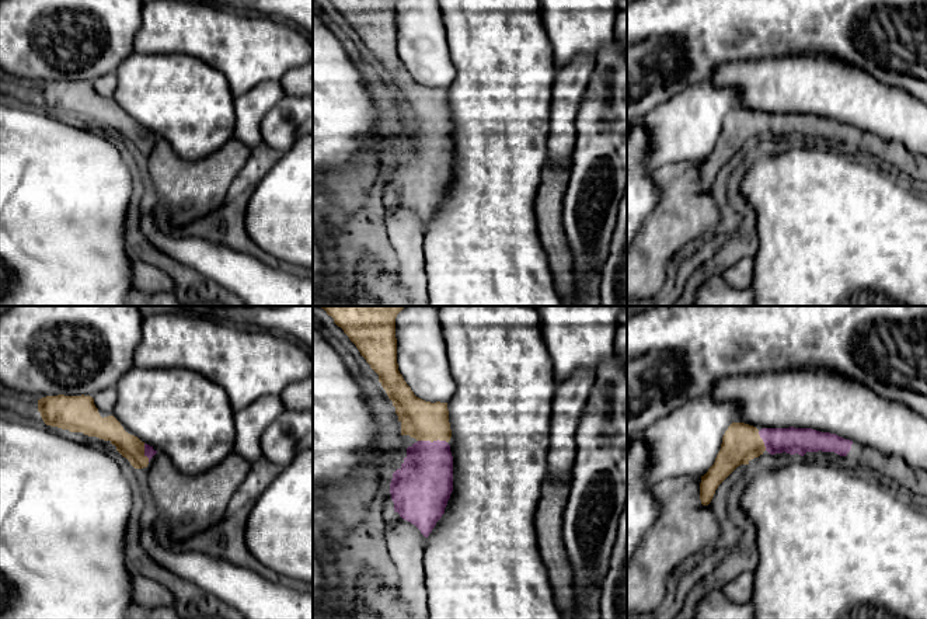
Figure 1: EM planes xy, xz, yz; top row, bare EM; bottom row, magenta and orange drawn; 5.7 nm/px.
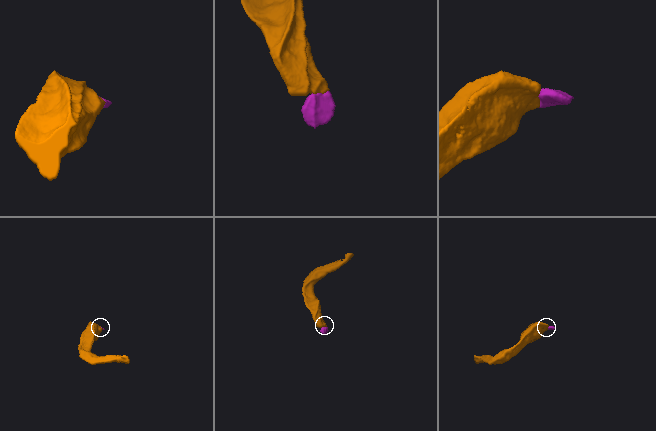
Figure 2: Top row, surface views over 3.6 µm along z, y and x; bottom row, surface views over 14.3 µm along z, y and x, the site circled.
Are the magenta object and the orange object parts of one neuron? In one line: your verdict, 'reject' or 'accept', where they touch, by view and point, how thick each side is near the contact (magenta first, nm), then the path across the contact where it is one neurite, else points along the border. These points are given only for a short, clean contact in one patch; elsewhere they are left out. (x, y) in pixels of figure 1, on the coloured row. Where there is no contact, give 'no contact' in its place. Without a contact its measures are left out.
accept; contact xz (434, 441); calibres 320 and 220 nm; way xz (424, 483), (434, 441), (432, 430), (422, 420)

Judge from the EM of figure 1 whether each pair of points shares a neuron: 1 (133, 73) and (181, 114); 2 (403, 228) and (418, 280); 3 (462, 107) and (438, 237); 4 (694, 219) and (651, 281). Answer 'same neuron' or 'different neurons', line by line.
1: same neuron
2: same neuron
3: same neuron
4: same neuron

